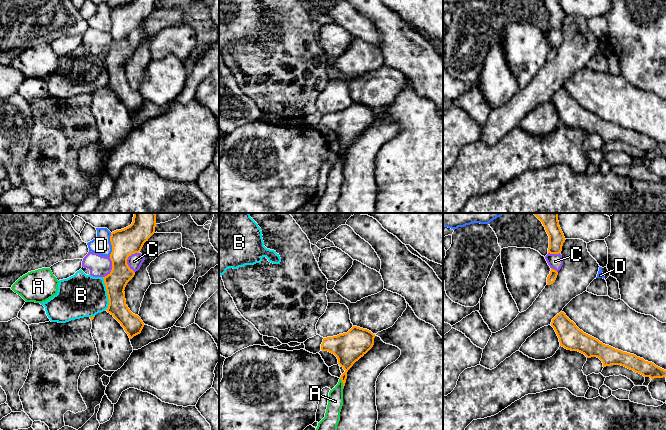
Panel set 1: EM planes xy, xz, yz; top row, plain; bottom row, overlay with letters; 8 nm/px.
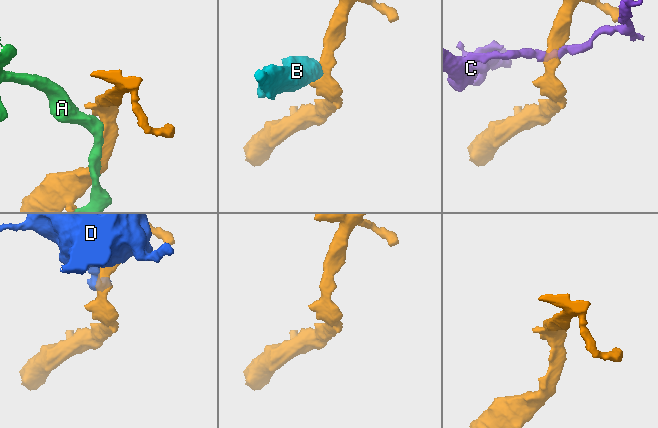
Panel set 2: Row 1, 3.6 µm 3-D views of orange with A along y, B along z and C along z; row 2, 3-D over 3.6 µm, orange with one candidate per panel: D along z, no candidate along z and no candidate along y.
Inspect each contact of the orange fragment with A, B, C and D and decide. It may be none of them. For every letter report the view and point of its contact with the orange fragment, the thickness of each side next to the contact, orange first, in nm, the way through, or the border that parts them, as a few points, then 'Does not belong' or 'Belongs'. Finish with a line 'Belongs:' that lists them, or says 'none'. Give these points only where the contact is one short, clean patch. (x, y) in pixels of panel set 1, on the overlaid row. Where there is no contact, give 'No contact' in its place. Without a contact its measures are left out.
A: Touches orange at xz (343, 383). Thickness 190 nm (orange) against 130 nm. Does not belong
B: Touches orange at xy (107, 293). Thickness 170 nm (orange) against 340 nm. Boundary: xy (102, 277), (108, 299), (108, 307), (106, 309). Does not belong
C: Touches orange at xy (126, 260). Thickness 220 nm (orange) against 120 nm. Boundary: xy (138, 252), (132, 253), (127, 259), (127, 265), (134, 272). Does not belong
D: Touches orange at xy (111, 244). Thickness 220 nm (orange) against 150 nm. Does not belong
Belongs: none

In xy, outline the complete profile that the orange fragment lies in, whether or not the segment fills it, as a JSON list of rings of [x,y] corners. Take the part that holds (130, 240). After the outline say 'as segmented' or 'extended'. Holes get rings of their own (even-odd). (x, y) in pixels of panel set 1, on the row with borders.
[[[134,213],[130,226],[111,233],[111,272],[103,277],[109,299],[106,311],[124,328],[129,338],[141,333],[144,323],[126,305],[125,287],[135,272],[128,266],[127,259],[139,253],[145,242],[155,233],[155,213]]]; as segmented

